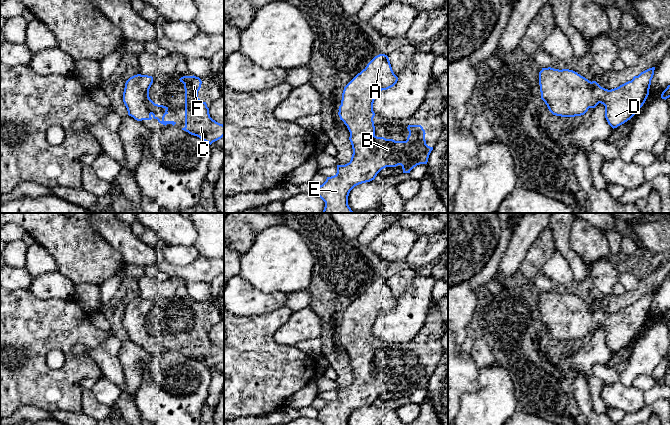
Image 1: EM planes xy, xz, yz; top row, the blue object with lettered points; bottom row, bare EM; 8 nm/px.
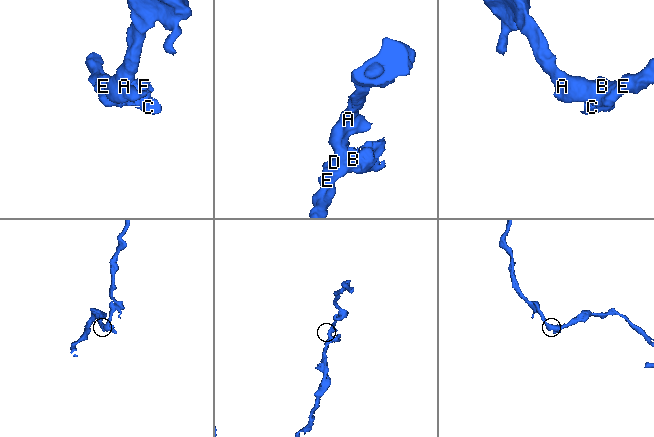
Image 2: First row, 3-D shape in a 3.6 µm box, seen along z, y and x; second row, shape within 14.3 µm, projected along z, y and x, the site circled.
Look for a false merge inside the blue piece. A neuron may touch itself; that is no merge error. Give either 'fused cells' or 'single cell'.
single cell

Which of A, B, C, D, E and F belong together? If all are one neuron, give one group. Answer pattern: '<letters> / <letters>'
A B C D E F

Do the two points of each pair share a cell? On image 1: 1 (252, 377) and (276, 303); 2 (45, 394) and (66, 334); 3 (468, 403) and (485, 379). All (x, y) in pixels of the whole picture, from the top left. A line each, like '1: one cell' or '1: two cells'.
1: two cells
2: one cell
3: one cell

